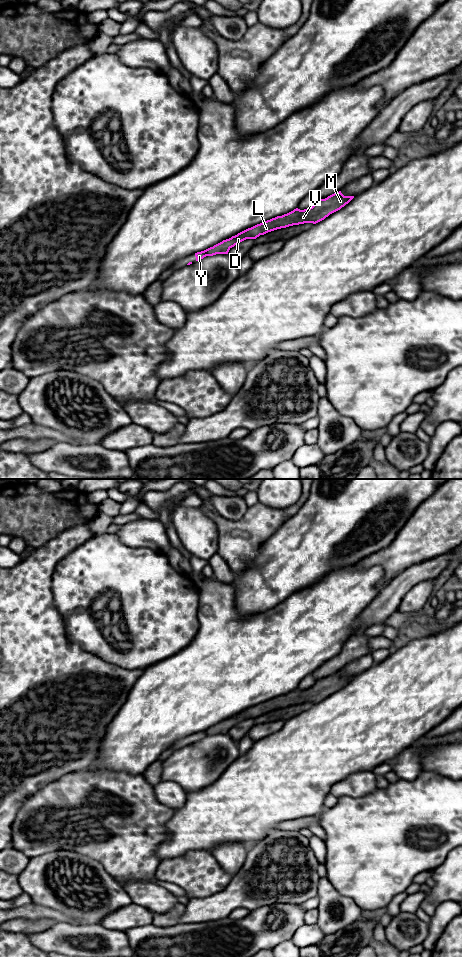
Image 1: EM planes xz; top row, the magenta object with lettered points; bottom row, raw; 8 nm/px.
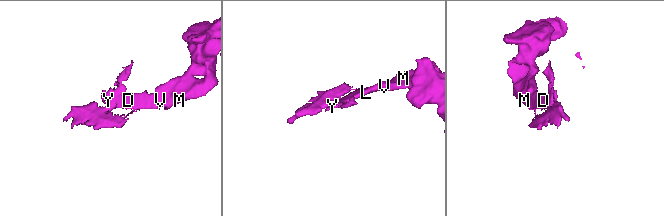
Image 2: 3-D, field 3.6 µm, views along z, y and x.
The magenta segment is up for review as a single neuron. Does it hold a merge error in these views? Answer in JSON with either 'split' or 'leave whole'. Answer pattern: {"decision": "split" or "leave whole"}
{"decision": "leave whole"}

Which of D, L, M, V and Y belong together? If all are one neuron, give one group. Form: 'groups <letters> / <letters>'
groups D L M V Y

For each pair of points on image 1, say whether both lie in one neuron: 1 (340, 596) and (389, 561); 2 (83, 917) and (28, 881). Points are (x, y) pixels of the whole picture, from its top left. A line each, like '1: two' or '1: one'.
1: two
2: one

